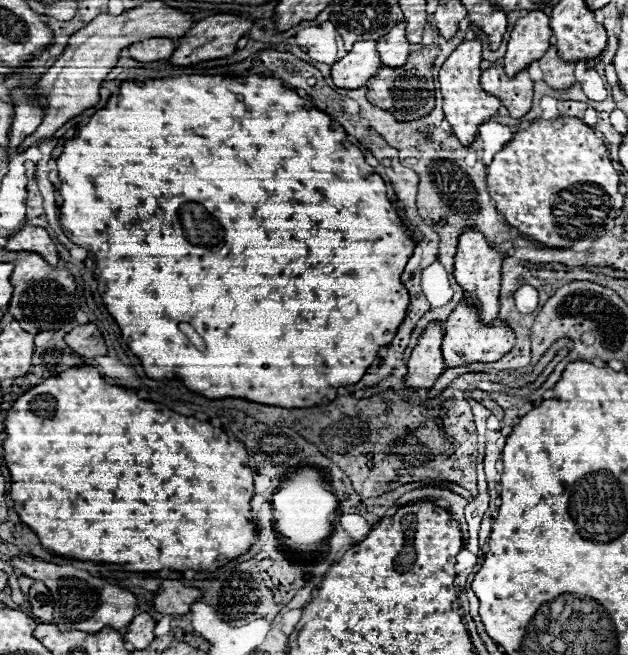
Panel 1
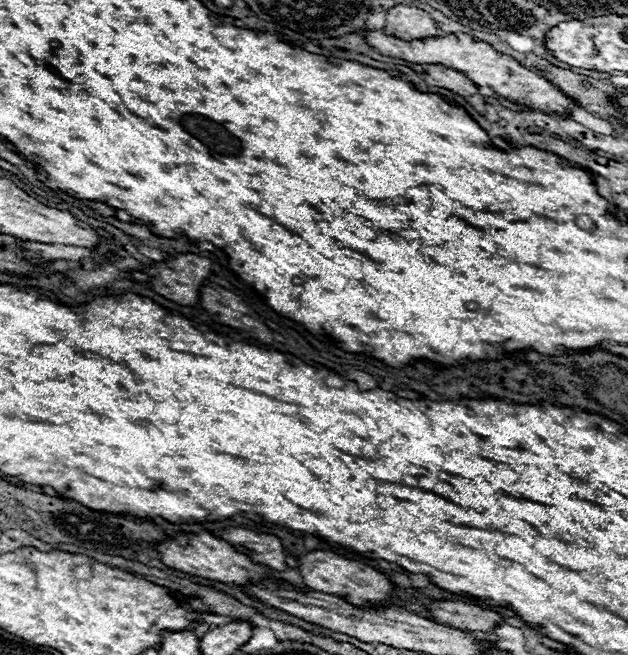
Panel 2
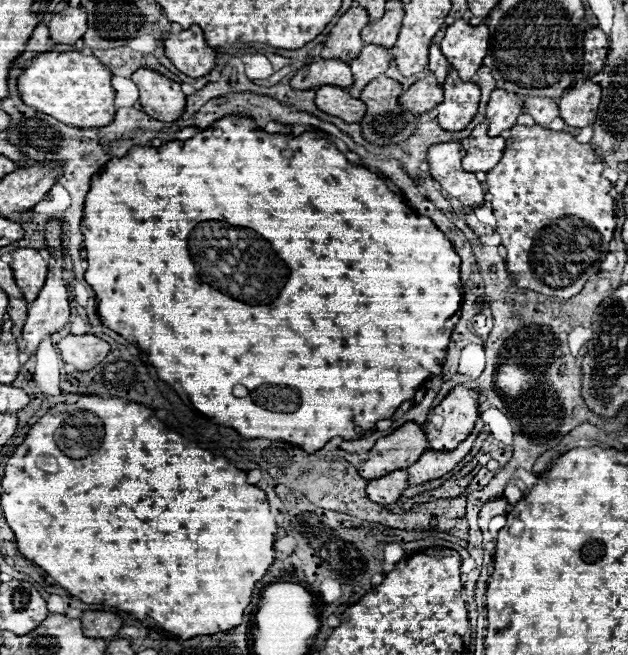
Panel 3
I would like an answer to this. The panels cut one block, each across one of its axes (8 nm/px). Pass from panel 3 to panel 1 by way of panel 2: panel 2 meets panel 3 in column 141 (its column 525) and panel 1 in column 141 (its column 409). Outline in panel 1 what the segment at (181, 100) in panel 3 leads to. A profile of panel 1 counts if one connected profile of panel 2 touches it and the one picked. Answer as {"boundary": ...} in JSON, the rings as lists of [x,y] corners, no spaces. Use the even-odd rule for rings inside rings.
{"boundary":[[[148,38],[142,42],[132,44],[130,48],[130,58],[138,62],[154,62],[154,60],[168,60],[172,52],[176,50],[176,42],[168,38]]]}

